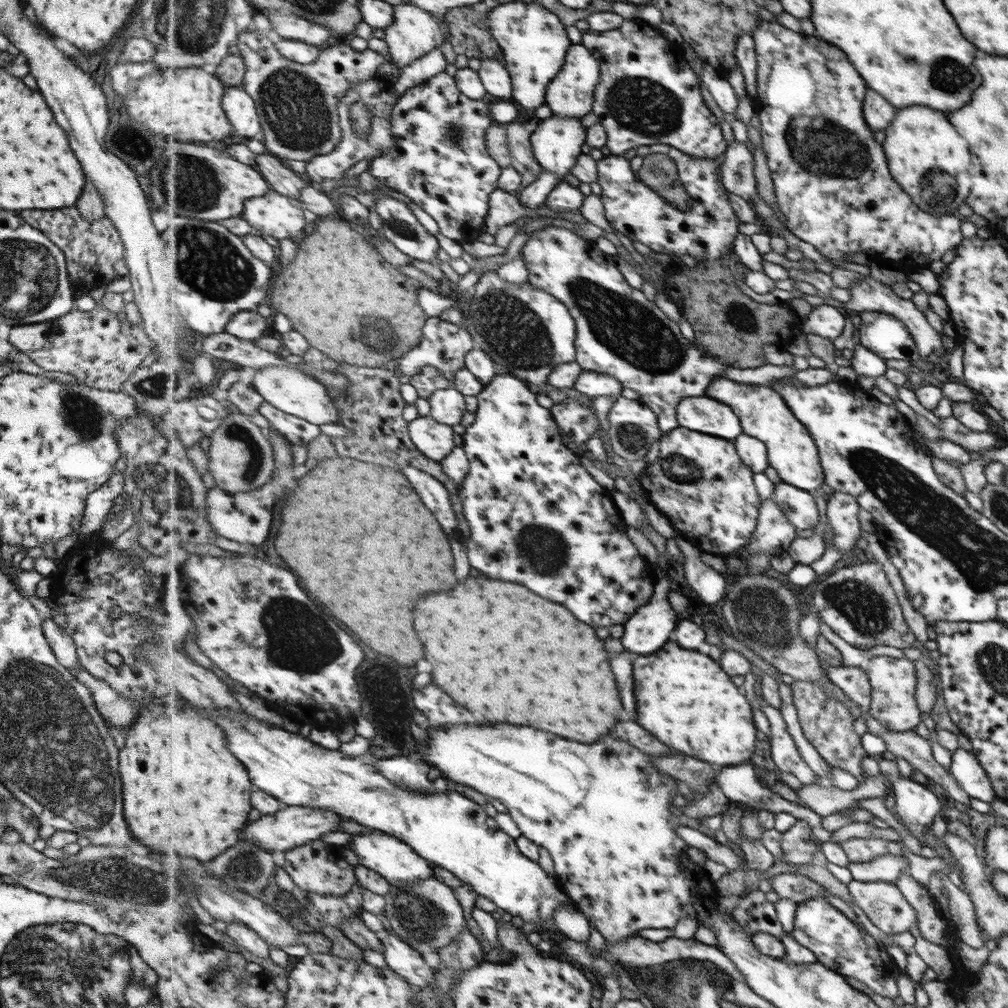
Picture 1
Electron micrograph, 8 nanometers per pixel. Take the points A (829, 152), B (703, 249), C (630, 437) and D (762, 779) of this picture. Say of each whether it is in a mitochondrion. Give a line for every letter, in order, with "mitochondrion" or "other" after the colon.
A: mitochondrion
B: other
C: mitochondrion
D: other

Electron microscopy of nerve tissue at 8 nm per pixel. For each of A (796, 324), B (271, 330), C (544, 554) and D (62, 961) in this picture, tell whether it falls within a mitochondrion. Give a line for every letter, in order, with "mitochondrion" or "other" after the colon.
A: other
B: other
C: mitochondrion
D: mitochondrion

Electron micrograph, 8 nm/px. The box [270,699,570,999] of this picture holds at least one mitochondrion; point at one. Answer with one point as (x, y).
(419, 917)

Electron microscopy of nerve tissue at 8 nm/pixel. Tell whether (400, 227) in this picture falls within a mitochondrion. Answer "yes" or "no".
yes

